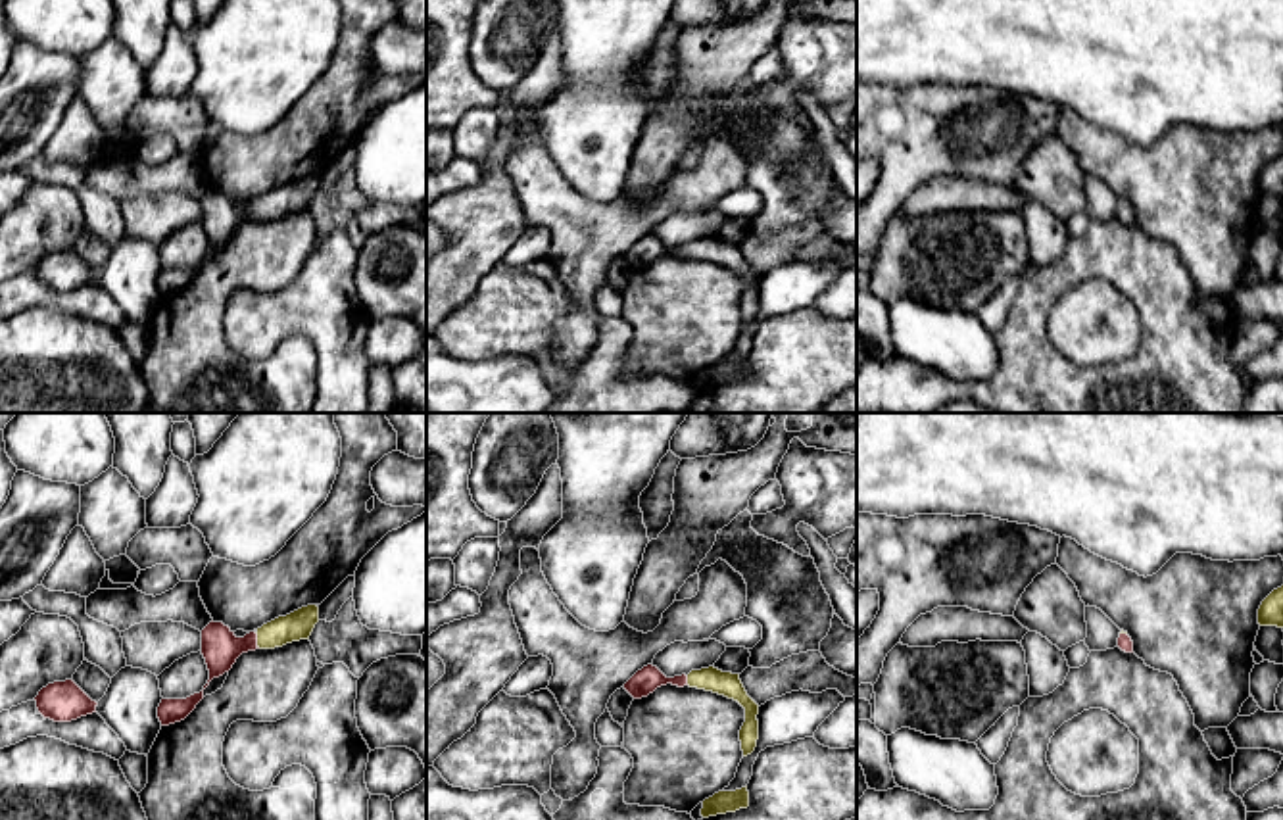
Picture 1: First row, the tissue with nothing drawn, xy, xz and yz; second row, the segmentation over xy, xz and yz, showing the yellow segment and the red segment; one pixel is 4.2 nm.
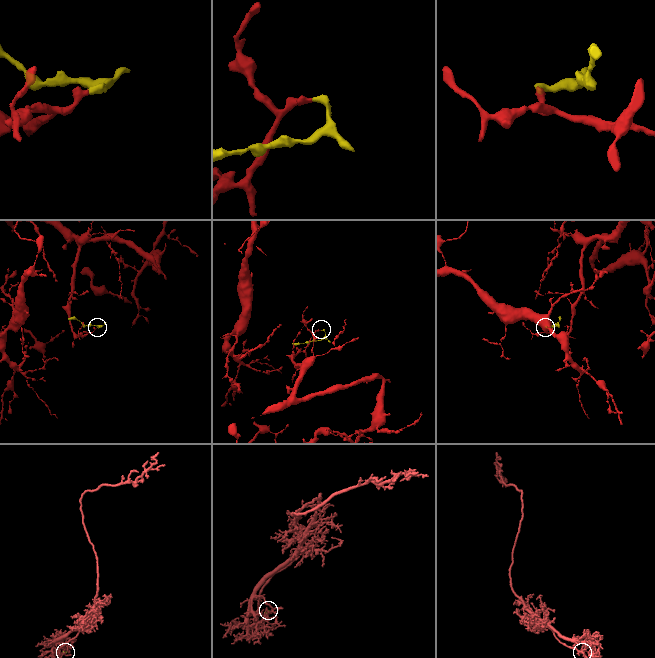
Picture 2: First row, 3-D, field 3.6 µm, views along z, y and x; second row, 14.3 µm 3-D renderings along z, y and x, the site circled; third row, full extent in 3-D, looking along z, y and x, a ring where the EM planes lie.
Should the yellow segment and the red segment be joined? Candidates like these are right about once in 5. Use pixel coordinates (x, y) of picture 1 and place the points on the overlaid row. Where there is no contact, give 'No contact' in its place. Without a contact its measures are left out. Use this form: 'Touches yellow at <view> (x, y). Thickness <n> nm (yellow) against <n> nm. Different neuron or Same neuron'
Touches yellow at xy (258, 640). Thickness 120 nm (yellow) against 160 nm. Same neuron

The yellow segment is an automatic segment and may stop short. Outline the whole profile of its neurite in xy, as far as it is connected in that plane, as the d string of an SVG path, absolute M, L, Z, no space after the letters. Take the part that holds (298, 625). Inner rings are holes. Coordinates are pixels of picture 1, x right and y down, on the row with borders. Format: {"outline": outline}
{"outline": "M307 605L286 616L278 616L244 638L236 638L234 632L223 622L211 620L202 630L202 655L209 670L209 680L204 689L213 678L229 672L242 653L275 649L292 641L309 639L317 622L317 605Z"}

